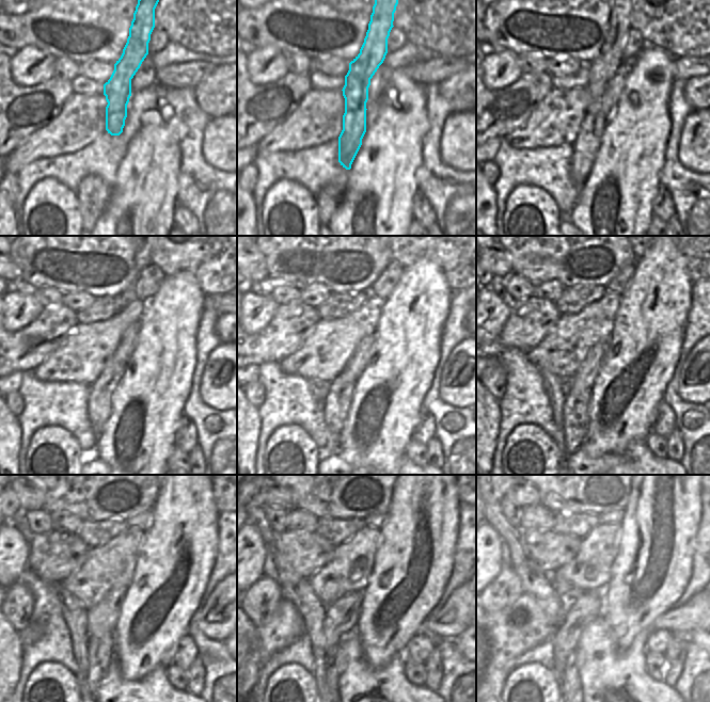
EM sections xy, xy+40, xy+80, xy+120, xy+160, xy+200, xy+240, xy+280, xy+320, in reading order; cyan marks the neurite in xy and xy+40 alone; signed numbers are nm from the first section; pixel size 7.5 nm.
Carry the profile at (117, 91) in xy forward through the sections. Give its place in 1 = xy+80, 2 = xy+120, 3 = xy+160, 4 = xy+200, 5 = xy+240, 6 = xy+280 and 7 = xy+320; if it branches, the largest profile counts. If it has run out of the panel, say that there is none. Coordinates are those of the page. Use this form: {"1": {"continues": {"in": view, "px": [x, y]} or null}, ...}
{"1": {"continues": {"in": "xy+80", "px": [600, 69]}}, "2": {"continues": {"in": "xy+120", "px": [99, 407]}}, "3": {"continues": {"in": "xy+160", "px": [336, 404]}}, "4": {"continues": {"in": "xy+200", "px": [577, 405]}}, "5": {"continues": {"in": "xy+240", "px": [99, 650]}}, "6": {"continues": {"in": "xy+280", "px": [335, 660]}}, "7": {"continues": {"in": "xy+320", "px": [571, 687]}}}

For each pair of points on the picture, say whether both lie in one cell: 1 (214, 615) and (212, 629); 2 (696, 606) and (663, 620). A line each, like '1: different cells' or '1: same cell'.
1: same cell
2: same cell

